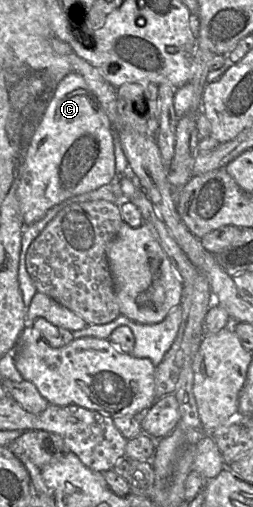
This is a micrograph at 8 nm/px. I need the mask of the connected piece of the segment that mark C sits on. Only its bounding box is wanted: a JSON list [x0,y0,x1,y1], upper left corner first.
[16,72,117,225]

